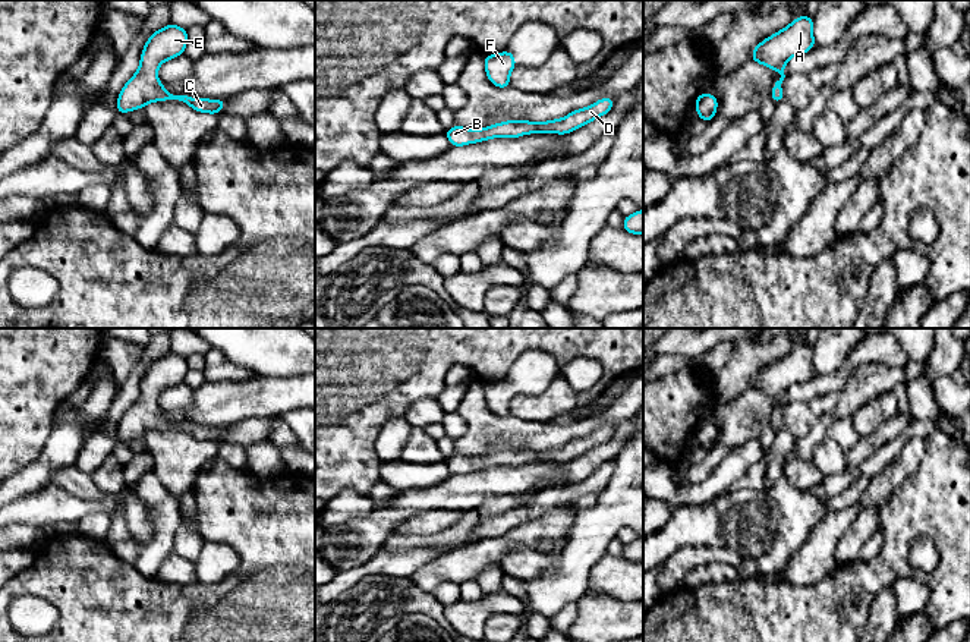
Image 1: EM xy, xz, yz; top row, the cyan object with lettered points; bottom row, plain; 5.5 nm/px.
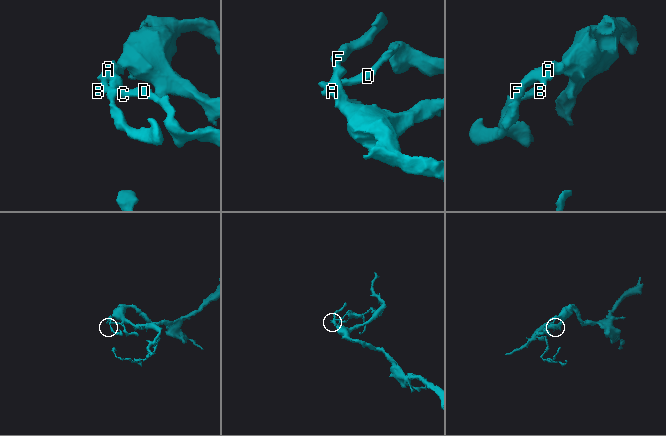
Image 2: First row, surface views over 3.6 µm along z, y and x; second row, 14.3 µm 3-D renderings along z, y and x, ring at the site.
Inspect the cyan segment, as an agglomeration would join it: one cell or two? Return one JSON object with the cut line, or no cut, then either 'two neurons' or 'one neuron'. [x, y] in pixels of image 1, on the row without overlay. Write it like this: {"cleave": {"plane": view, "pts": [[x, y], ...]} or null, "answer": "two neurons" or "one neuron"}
{"cleave": null, "answer": "one neuron"}

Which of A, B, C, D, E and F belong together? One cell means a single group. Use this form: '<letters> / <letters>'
A B C D E F

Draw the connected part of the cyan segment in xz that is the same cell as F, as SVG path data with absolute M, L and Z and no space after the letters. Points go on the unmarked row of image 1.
M506 378L498 383L485 383L484 387L489 410L498 416L508 416L510 402L516 396L514 383Z

